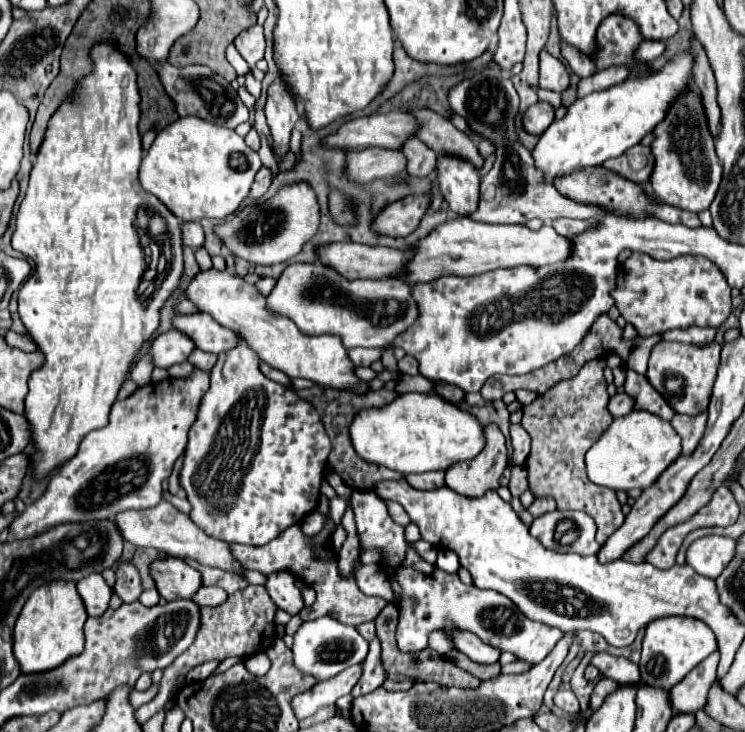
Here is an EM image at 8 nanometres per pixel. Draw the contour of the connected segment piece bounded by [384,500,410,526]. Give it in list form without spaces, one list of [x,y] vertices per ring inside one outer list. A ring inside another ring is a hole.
[[[384,500],[384,504],[388,506],[388,514],[392,516],[392,520],[400,526],[408,526],[410,524],[410,518],[404,514],[404,510],[396,504],[396,502],[390,502],[390,500]]]

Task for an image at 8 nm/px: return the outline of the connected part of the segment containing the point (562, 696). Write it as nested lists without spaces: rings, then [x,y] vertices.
[[[558,690],[554,702],[556,702],[556,706],[560,706],[560,708],[562,708],[564,712],[568,712],[568,714],[576,714],[576,712],[580,712],[578,698],[574,696],[572,690]]]

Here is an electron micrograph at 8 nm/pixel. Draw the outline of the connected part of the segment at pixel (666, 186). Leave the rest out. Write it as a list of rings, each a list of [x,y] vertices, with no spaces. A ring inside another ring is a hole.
[[[692,90],[682,94],[666,114],[666,118],[654,130],[656,140],[652,142],[652,152],[656,158],[650,184],[654,194],[676,208],[702,212],[708,210],[722,178],[722,164],[714,150],[714,138],[706,126],[706,114],[700,96]]]

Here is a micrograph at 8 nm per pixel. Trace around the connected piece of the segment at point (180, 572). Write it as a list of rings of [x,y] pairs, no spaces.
[[[164,558],[150,564],[150,574],[164,600],[192,598],[202,586],[202,576],[198,570],[190,568],[182,558]]]

